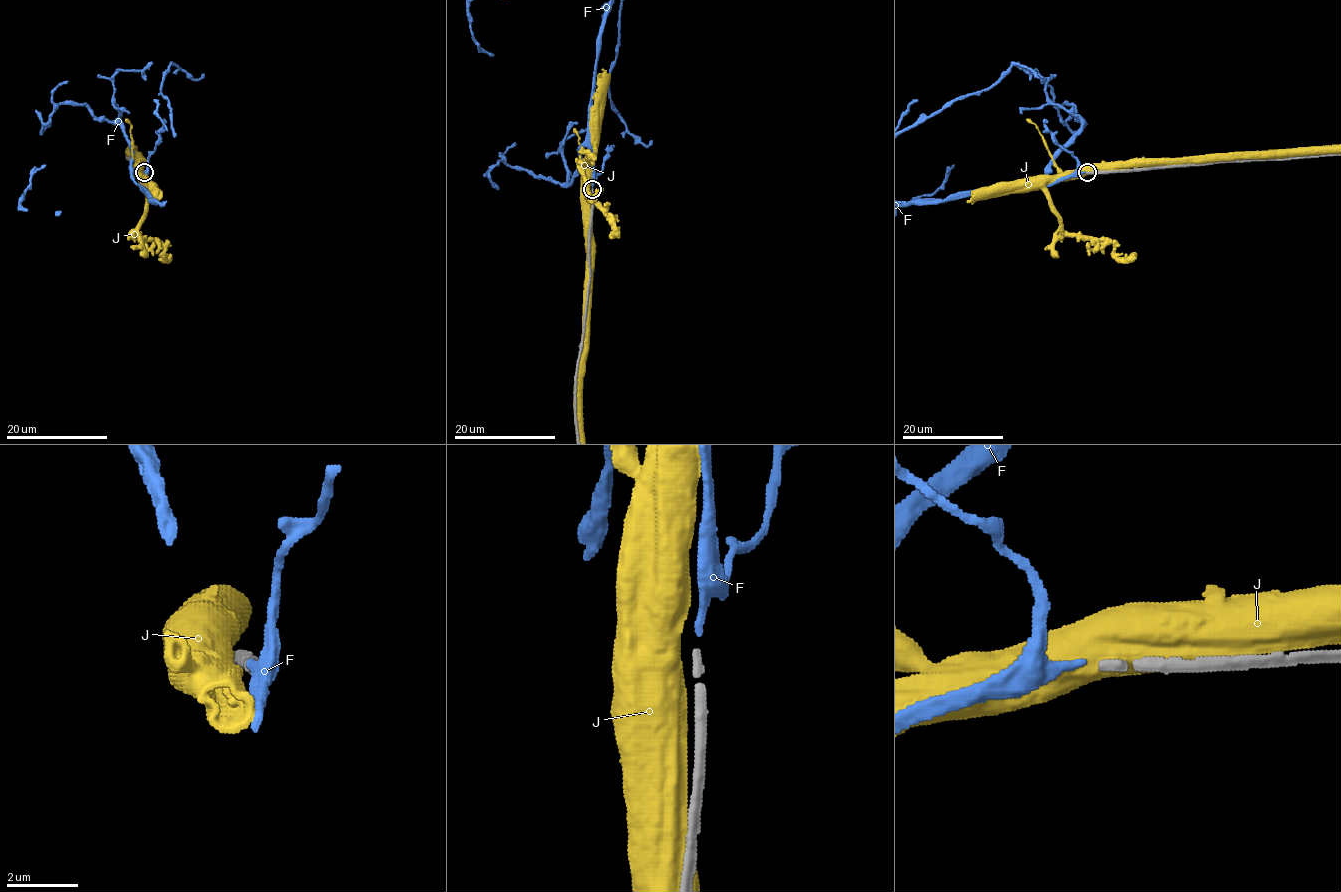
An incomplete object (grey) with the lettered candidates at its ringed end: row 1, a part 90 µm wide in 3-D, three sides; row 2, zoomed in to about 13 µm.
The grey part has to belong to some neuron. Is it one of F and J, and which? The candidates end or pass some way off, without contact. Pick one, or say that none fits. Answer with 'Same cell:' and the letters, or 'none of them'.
Same cell: F

